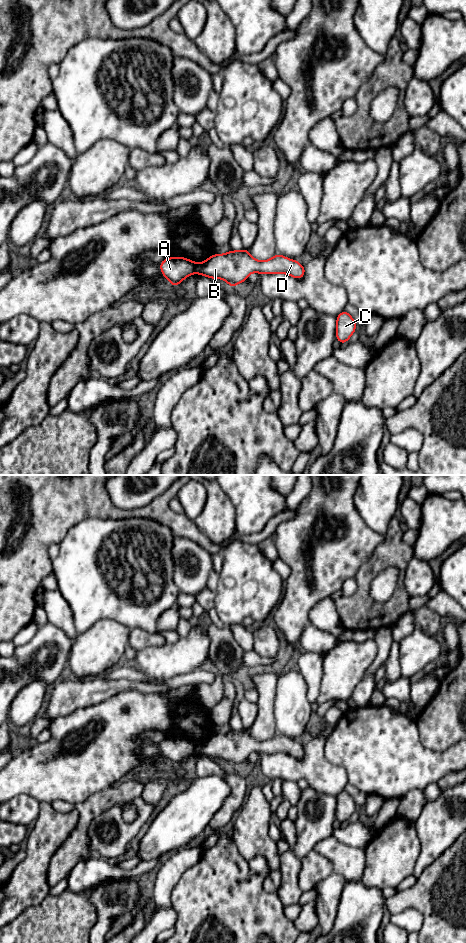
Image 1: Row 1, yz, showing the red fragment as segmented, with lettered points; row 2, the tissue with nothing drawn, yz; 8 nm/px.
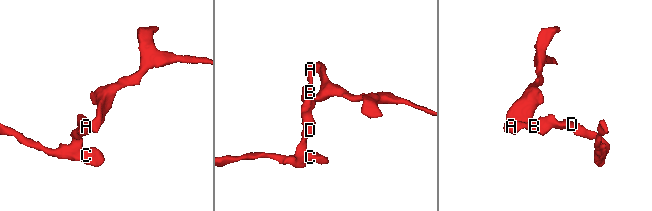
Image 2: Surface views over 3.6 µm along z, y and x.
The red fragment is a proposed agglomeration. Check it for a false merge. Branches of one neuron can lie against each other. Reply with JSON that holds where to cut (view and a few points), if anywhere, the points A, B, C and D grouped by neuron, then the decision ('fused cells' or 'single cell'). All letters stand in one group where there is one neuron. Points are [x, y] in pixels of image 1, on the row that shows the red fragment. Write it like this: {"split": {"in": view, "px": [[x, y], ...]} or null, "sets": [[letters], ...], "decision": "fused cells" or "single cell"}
{"split": {"in": "yz", "px": [[200, 264], [197, 271]]}, "sets": [["A"], ["B", "C", "D"]], "decision": "fused cells"}

